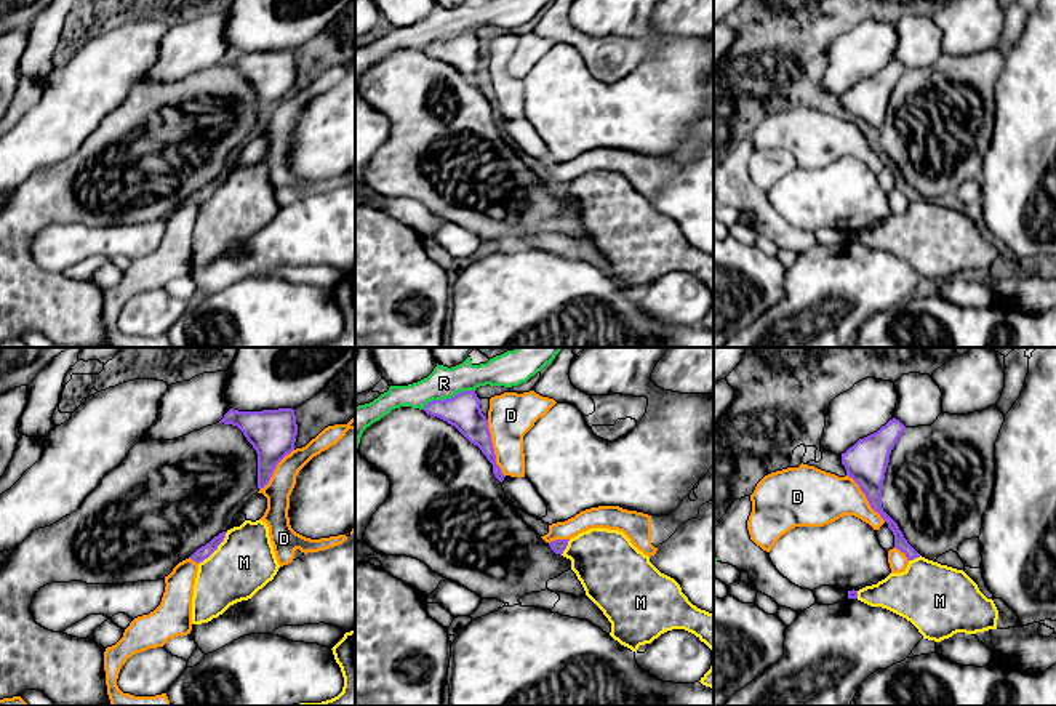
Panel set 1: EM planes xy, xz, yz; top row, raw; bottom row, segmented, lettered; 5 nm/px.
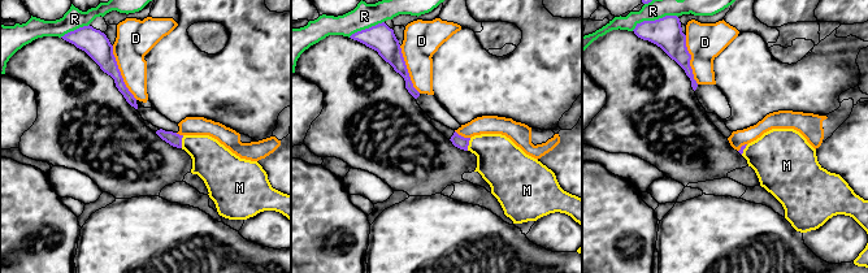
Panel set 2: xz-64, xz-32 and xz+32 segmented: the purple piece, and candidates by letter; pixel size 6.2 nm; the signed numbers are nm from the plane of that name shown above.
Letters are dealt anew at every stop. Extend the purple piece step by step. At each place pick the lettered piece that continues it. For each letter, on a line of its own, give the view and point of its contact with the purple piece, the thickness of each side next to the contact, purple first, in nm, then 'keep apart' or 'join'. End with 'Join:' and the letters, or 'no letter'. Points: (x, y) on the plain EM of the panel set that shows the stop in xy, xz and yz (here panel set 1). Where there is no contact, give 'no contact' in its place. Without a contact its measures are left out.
D: meets purple in xz at (493, 90); 170 nm thick on the purple side, 240 nm on the other; keep apart
M: meets purple in xy at (215, 191); 70 nm thick on the purple side, 300 nm on the other; keep apart
R: meets purple in xz at (448, 40); 170 nm thick on the purple side, 160 nm on the other; keep apart
Join: no letter

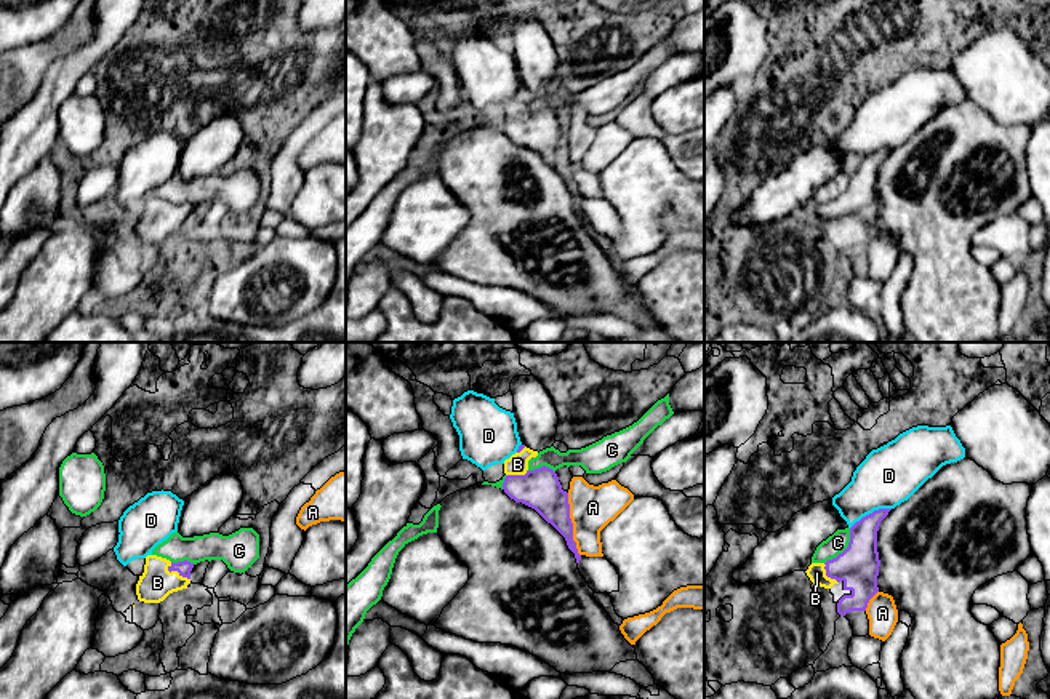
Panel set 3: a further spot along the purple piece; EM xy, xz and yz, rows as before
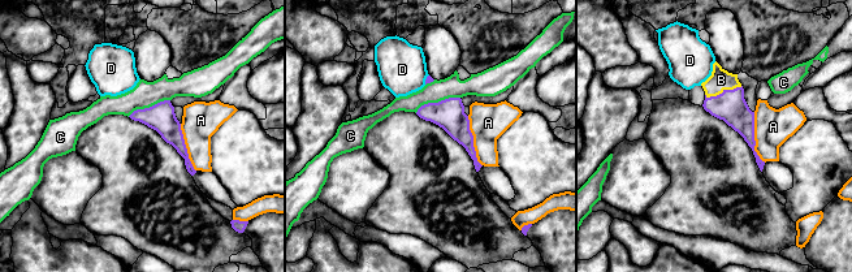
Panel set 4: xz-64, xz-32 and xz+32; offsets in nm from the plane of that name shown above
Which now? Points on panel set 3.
A: meets purple in xz at (572, 167); 200 nm thick on the purple side, 220 nm on the other; keep apart
B: meets purple in xy at (175, 211); 70 nm thick on the purple side, 170 nm on the other; join
C: meets purple in yz at (845, 191); 200 nm thick on the purple side, 100 nm on the other; keep apart
D: meets purple in yz at (869, 155); 190 nm thick on the purple side, 300 nm on the other; keep apart
Join: B

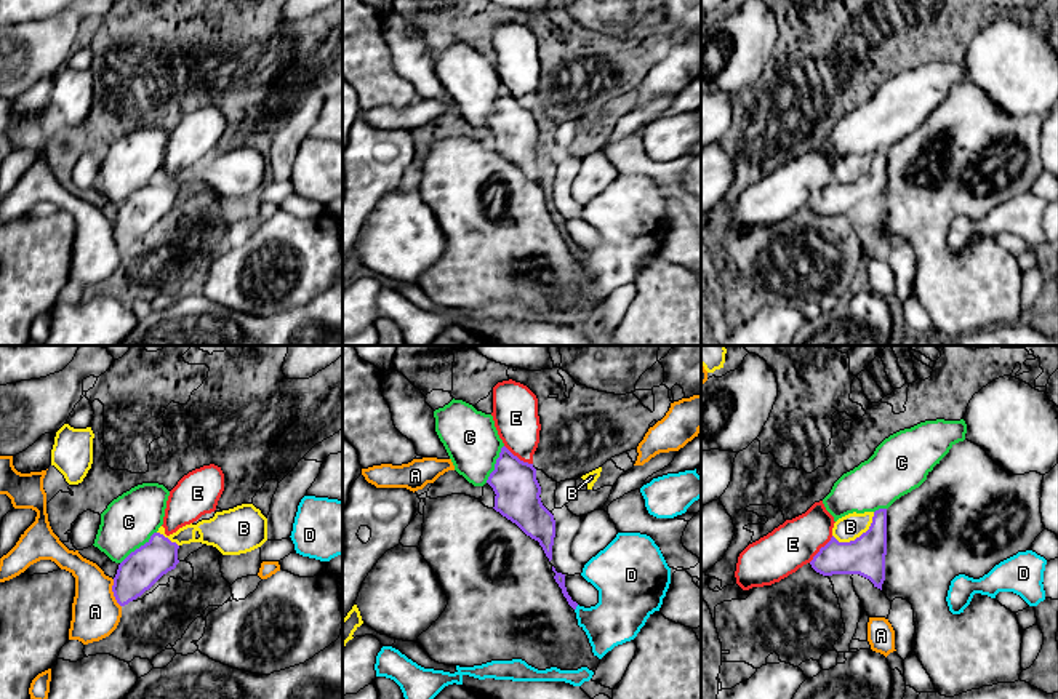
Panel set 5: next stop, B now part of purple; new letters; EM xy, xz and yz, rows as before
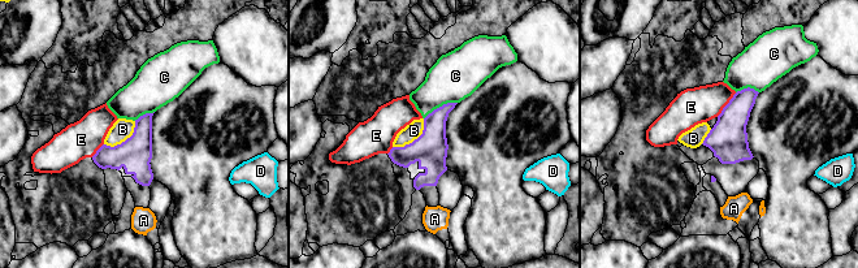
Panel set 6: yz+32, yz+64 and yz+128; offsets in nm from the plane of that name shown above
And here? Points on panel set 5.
A: meets purple in xy at (114, 235); 190 nm thick on the purple side, 240 nm on the other; keep apart
B: meets purple in yz at (860, 178); 200 nm thick on the purple side, 130 nm on the other; keep apart
C: meets purple in xy at (140, 189); 190 nm thick on the purple side, 260 nm on the other; keep apart
D: meets purple in xz at (575, 250); 50 nm thick on the purple side, 280 nm on the other; keep apart
E: meets purple in xz at (517, 99); 220 nm thick on the purple side, 220 nm on the other; keep apart
Join: no letter

